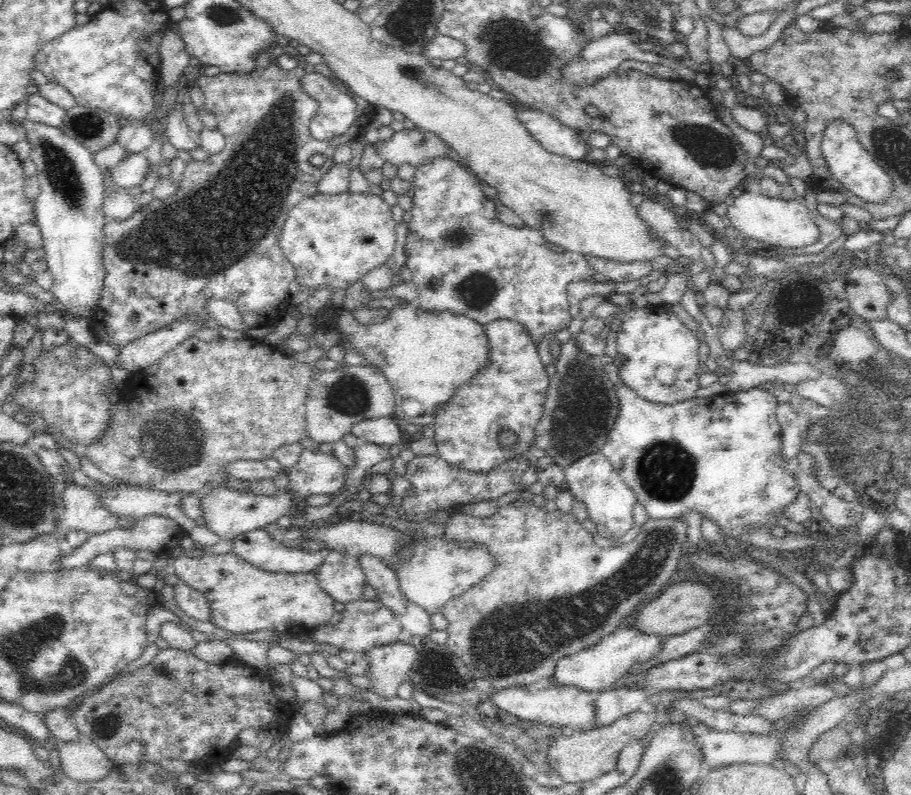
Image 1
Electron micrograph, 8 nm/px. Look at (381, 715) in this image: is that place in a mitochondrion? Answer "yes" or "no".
no

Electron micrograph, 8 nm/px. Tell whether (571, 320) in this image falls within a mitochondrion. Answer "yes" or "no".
no

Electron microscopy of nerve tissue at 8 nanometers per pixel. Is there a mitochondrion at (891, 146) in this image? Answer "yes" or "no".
yes

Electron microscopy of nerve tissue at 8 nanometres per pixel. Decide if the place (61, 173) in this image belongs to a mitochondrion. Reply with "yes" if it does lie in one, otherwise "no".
yes

